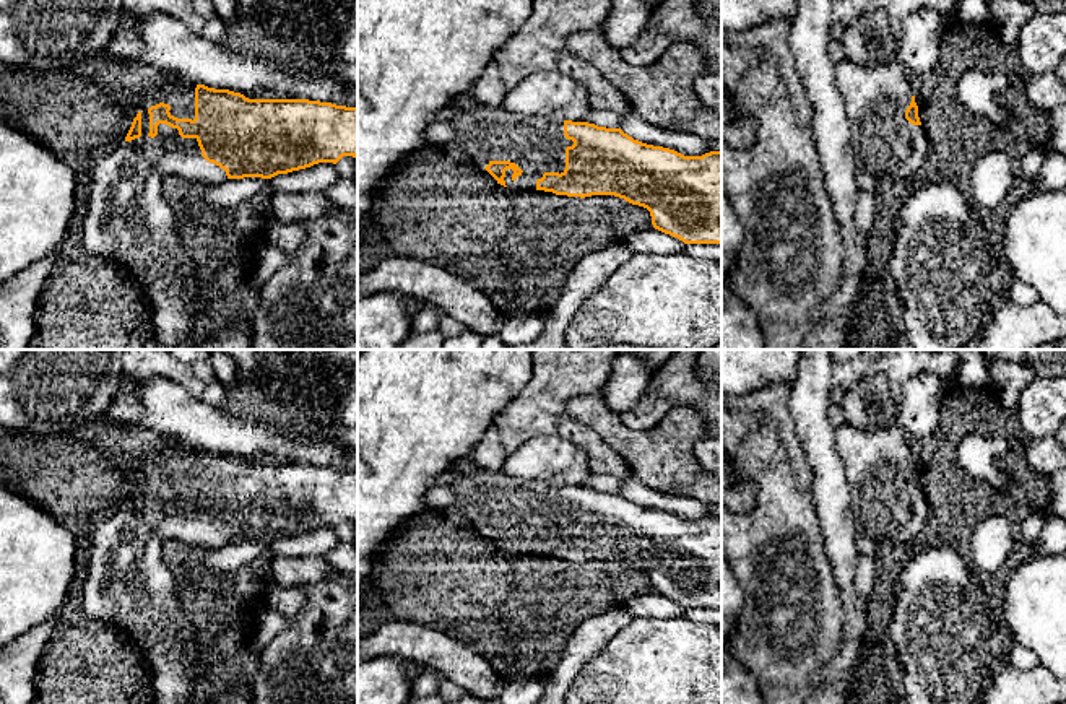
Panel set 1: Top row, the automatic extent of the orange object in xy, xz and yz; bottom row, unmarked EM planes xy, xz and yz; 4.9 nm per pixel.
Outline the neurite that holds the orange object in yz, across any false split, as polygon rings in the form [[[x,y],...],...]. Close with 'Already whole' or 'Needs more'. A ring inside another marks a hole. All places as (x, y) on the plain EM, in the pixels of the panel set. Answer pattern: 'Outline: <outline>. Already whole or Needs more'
Outline: [[[899,421],[884,428],[835,428],[834,444],[845,468],[858,532],[876,543],[905,545],[923,533],[926,499],[908,434]]]. Needs more

